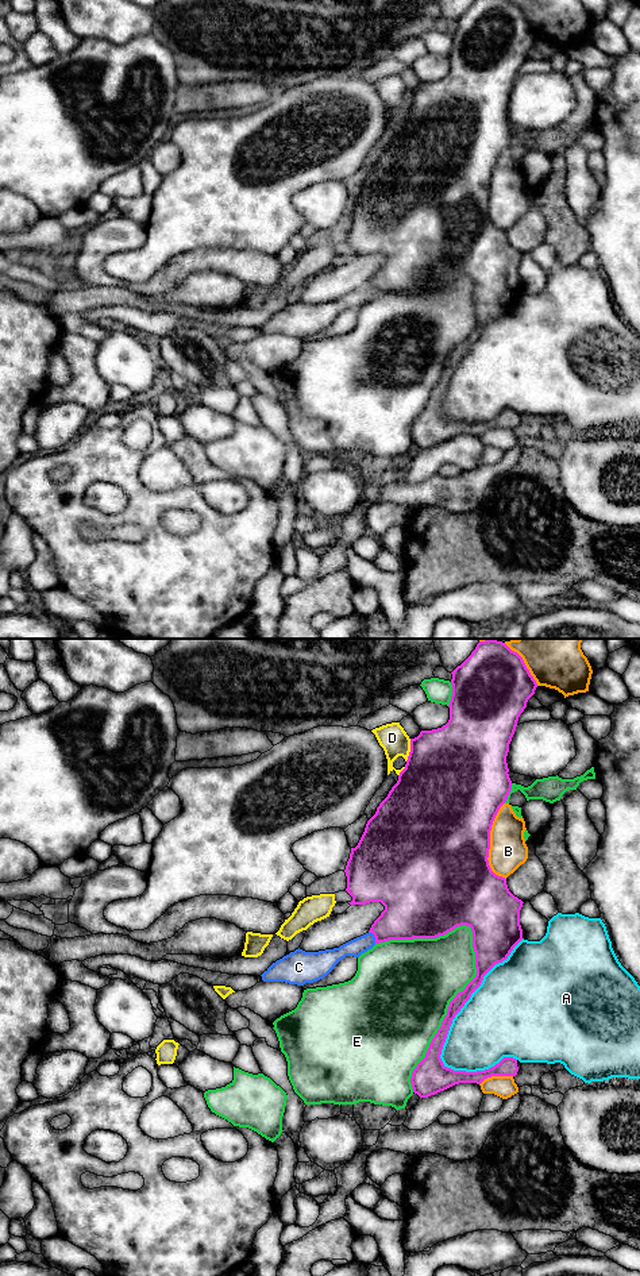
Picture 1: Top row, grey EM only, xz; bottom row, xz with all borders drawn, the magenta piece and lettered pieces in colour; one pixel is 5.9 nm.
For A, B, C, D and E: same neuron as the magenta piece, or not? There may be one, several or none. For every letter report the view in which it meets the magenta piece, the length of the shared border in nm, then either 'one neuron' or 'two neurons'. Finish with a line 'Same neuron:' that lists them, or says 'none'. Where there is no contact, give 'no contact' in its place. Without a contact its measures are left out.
A: contact in xz; length 900 nm; two neurons
B: contact in xz; length 460 nm; two neurons
C: contact in xz; length 90 nm; two neurons
D: contact in xz; length 140 nm; two neurons
E: contact in xz; length 1050 nm; two neurons
Same neuron: none

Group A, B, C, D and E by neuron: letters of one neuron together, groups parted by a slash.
A / B / C / D / E

